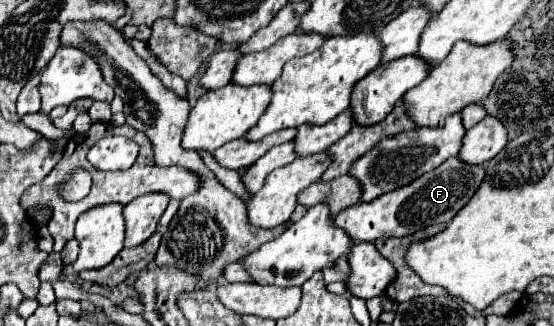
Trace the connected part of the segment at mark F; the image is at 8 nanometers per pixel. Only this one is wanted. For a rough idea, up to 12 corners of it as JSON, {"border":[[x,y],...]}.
{"border":[[445,160],[407,188],[335,216],[353,242],[451,222],[483,180]]}

